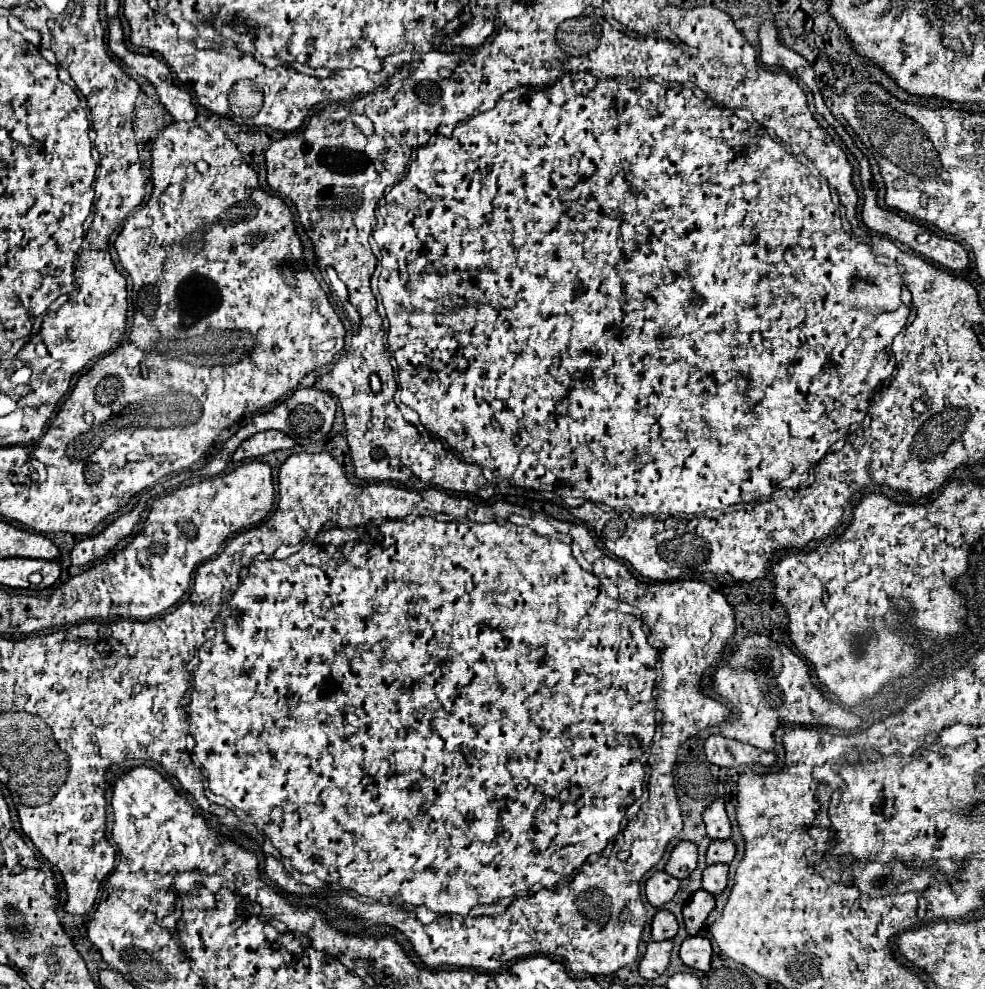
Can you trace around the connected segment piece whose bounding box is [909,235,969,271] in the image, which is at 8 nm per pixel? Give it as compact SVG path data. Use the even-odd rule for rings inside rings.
M931 235L931 241L925 245L919 245L915 241L913 245L909 243L909 247L915 249L915 253L919 253L927 259L933 259L953 271L963 271L969 265L969 253L957 241L949 241L939 235Z

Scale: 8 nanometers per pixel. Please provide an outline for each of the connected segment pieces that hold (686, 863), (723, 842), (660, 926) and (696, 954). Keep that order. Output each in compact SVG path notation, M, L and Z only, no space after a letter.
M679 841L669 855L665 871L677 879L685 879L695 869L695 865L697 865L697 845L691 841Z
M713 839L707 849L707 865L731 863L735 857L735 843L731 839Z
M659 909L657 915L653 917L653 923L651 923L651 939L665 941L665 939L673 939L675 935L677 935L675 915L669 913L667 909Z
M691 935L681 943L679 955L687 967L707 971L711 963L711 943L701 935Z

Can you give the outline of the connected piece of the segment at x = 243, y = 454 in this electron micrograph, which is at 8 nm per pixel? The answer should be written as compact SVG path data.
M261 431L251 435L251 439L245 439L235 455L233 461L245 461L251 457L259 457L271 451L279 451L279 449L291 449L295 445L295 441L287 435L283 435L283 431Z

